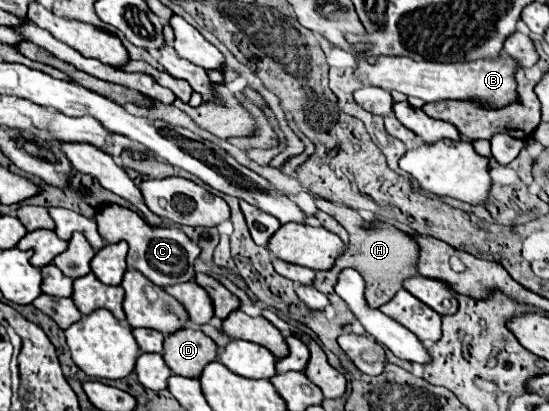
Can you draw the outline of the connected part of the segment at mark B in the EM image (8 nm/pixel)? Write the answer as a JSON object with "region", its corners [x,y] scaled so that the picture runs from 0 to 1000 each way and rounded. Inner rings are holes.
{"region":[[[656,131],[648,141],[645,185],[652,195],[667,195],[674,209],[685,209],[707,224],[725,219],[740,234],[769,238],[772,248],[863,238],[863,243],[874,243],[882,258],[922,258],[925,248],[940,238],[936,165],[940,165],[940,151],[922,136],[900,141],[900,146],[863,146],[863,151],[827,151],[827,156],[758,151],[736,136],[685,136],[681,156],[674,156],[670,141]]]}

